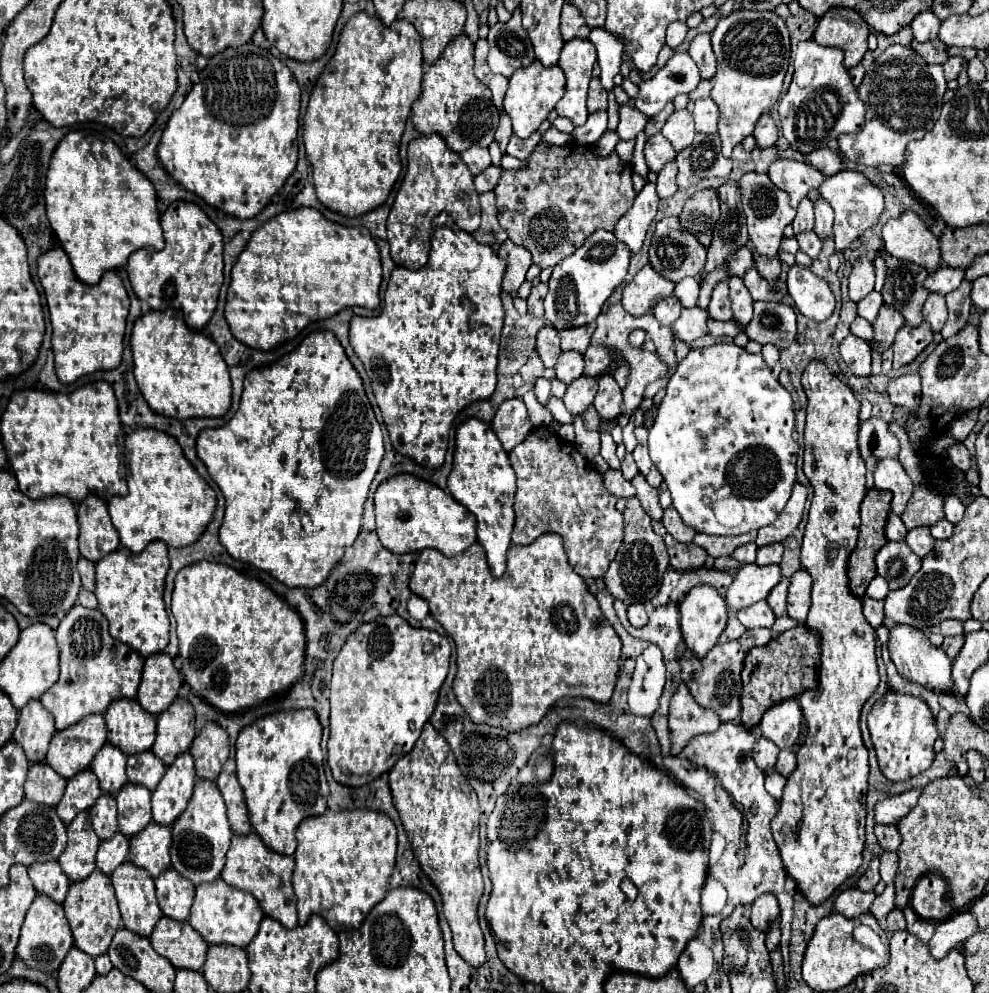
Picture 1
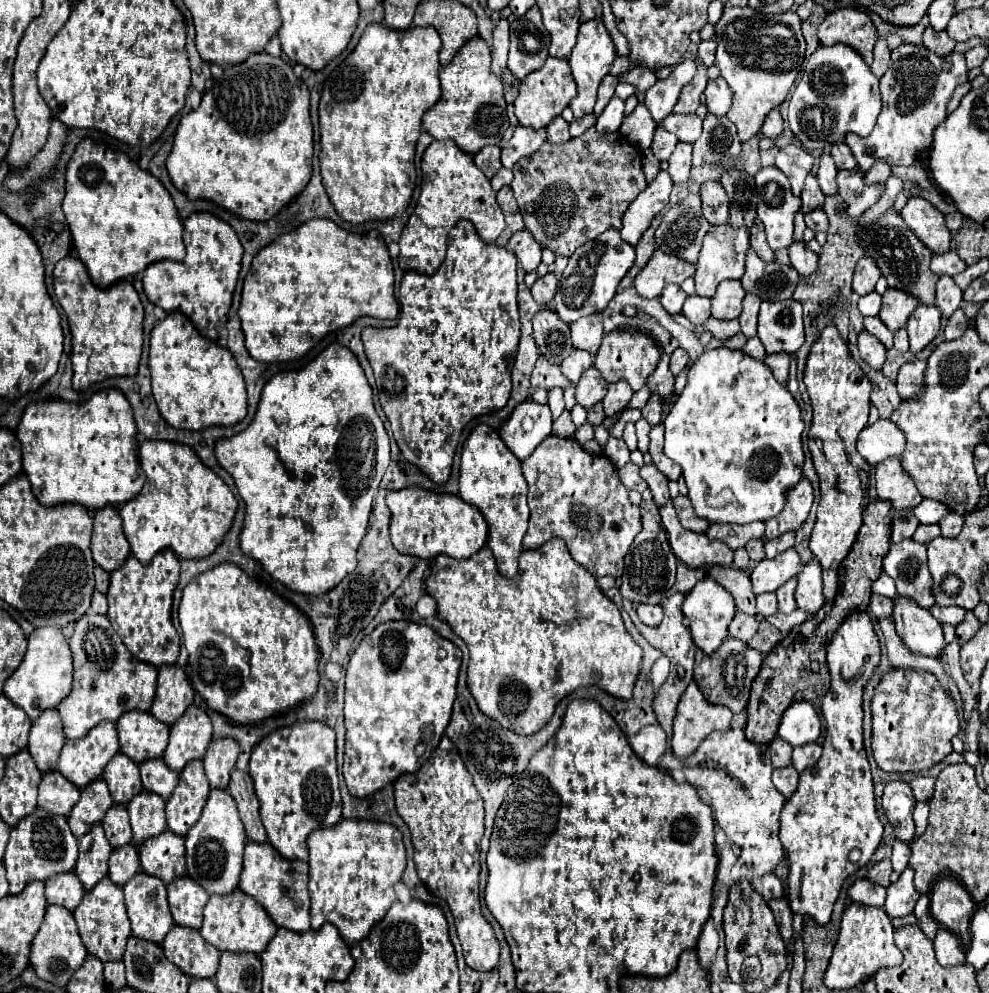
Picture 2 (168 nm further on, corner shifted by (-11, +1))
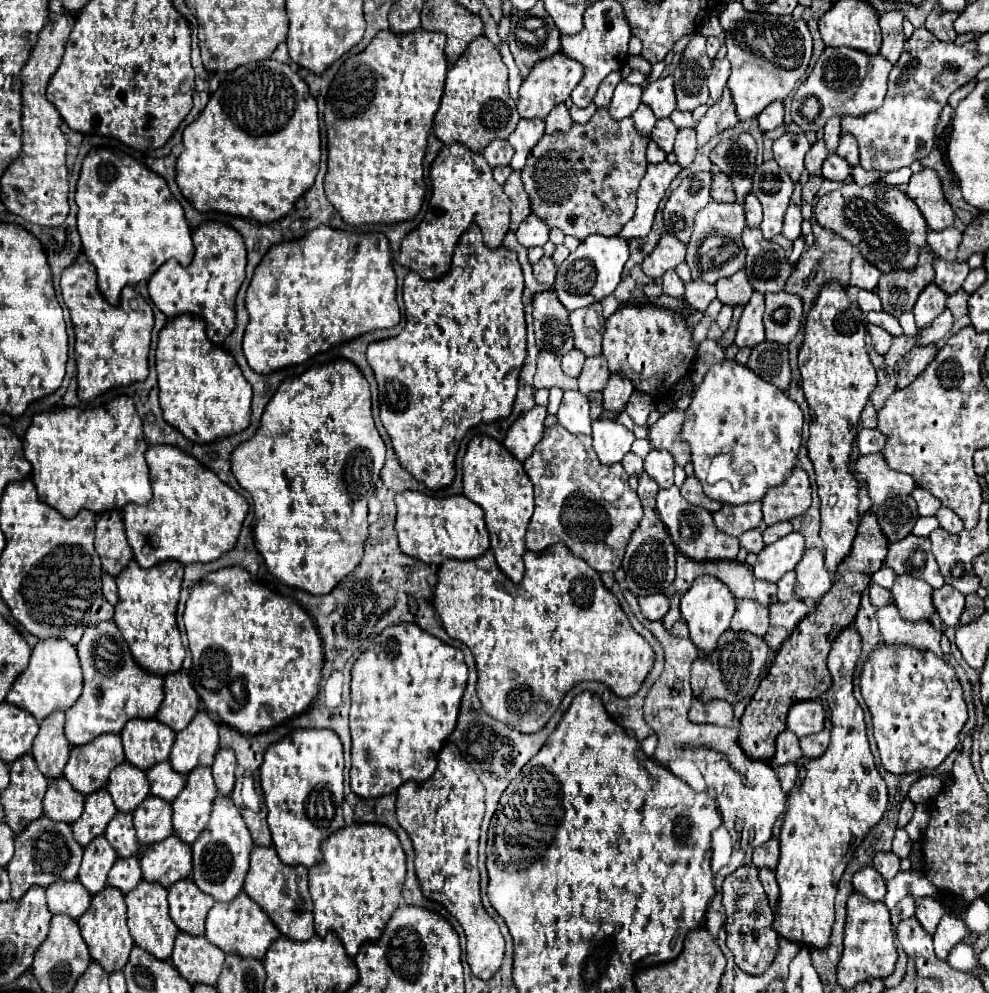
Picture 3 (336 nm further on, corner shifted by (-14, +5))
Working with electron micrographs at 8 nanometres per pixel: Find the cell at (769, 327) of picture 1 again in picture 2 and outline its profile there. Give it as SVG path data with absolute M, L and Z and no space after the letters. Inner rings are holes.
M795 299L771 303L763 301L761 311L759 311L759 339L763 341L767 353L795 353L803 345L803 307Z

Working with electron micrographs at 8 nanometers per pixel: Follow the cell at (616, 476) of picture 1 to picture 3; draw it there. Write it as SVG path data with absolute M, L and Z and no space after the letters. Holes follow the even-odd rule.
M632 451L624 455L622 465L624 465L624 469L626 469L628 475L640 475L640 473L644 471L644 467L642 467L642 459L640 459L638 455L634 455Z

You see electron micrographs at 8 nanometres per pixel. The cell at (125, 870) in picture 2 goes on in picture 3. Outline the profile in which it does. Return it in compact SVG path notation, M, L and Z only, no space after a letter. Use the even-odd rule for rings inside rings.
M136 857L116 859L114 867L108 873L108 885L120 889L124 895L132 891L140 879L142 879L142 871L140 871L140 861Z

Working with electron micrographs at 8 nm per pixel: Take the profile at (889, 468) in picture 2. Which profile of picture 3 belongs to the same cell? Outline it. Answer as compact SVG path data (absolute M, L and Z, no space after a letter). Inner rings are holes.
M880 453L860 455L856 459L856 473L864 479L868 497L874 505L882 505L894 495L910 495L916 487L910 475L892 471Z

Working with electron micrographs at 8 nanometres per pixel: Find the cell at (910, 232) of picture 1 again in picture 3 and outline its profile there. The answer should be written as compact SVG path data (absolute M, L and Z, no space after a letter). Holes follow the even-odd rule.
M924 167L920 173L912 175L910 181L906 183L904 191L918 205L918 209L930 229L942 231L952 225L954 213L952 213L950 203L944 197L940 177L934 169Z

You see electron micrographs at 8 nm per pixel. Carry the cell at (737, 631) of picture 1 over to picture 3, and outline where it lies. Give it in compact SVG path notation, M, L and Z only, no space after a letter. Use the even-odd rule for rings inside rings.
M738 599L730 627L734 631L750 631L754 635L764 635L768 631L768 627L770 627L768 607L760 605L758 601Z

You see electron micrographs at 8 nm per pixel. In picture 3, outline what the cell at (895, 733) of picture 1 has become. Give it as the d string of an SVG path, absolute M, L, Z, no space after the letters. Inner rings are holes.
M888 643L878 645L870 653L868 661L862 665L860 691L864 703L872 713L874 739L880 751L882 765L886 767L886 771L894 775L934 769L956 749L960 731L968 719L966 701L962 697L962 685L950 663L930 651L920 651L906 645L888 645Z

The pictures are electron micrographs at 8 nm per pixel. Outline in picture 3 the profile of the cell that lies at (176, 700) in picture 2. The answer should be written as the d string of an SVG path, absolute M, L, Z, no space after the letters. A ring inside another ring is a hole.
M170 673L164 677L164 701L156 713L156 719L168 725L172 731L182 731L188 727L198 711L200 699L194 691L190 679L184 673Z

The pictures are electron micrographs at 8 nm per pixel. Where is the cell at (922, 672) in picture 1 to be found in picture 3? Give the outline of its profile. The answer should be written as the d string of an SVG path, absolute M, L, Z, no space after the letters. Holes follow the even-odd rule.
M896 575L894 587L890 589L894 605L900 609L906 621L930 621L936 611L932 605L932 587L912 575Z

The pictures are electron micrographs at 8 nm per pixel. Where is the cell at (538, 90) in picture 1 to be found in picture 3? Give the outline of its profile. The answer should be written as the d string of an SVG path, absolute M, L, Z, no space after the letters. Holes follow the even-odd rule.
M554 53L554 55L550 55L550 59L544 59L536 67L532 67L530 75L522 81L520 91L518 91L518 99L516 99L516 107L518 107L520 117L526 117L526 119L542 117L544 119L552 111L554 105L564 103L570 97L574 87L580 83L582 75L584 75L584 67L578 61L566 57L564 53Z

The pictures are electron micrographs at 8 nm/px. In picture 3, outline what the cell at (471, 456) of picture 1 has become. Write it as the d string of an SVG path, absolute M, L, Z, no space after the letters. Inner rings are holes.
M476 435L468 443L468 451L464 455L462 485L464 485L464 497L480 505L484 511L486 527L490 531L490 541L492 541L490 547L494 551L498 567L512 583L520 583L524 575L522 555L526 553L524 535L530 517L534 513L534 491L522 463L514 459L514 455L496 439L486 435Z

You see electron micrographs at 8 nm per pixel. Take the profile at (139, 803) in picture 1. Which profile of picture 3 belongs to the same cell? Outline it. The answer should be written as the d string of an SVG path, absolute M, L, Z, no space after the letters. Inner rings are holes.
M146 797L144 803L134 811L134 827L140 845L158 843L174 833L170 803L160 797Z

